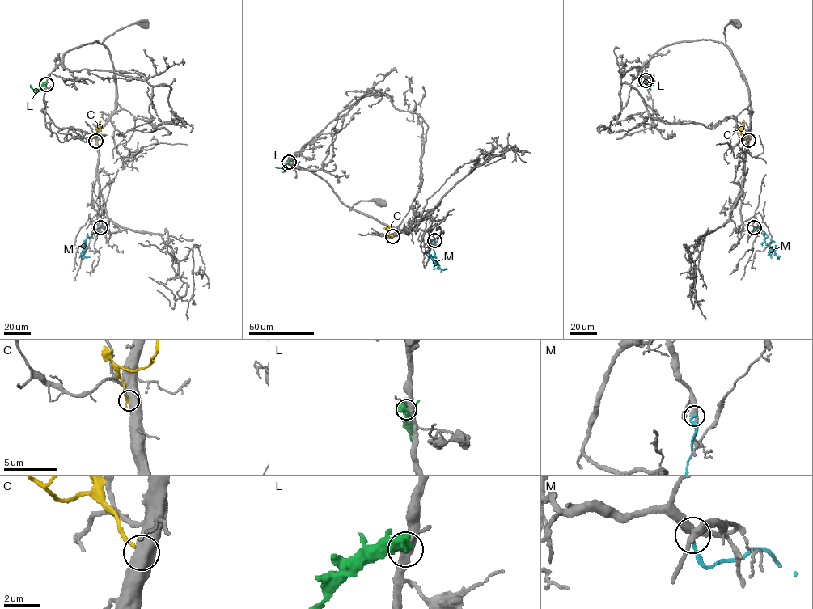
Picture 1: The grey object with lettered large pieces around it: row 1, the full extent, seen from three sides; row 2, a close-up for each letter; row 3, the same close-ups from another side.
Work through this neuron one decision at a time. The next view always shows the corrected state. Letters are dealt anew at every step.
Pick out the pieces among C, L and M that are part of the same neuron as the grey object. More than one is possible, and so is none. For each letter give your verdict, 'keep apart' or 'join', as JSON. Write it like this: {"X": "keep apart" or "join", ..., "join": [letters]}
{"C": "keep apart", "L": "keep apart", "M": "keep apart", "join": []}

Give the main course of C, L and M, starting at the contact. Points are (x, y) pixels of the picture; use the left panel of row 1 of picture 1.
C: (95, 141), (95, 137), (99, 134), (100, 120)
L: (46, 84), (35, 91), (30, 85)
M: (100, 227), (84, 242), (83, 255), (90, 257)

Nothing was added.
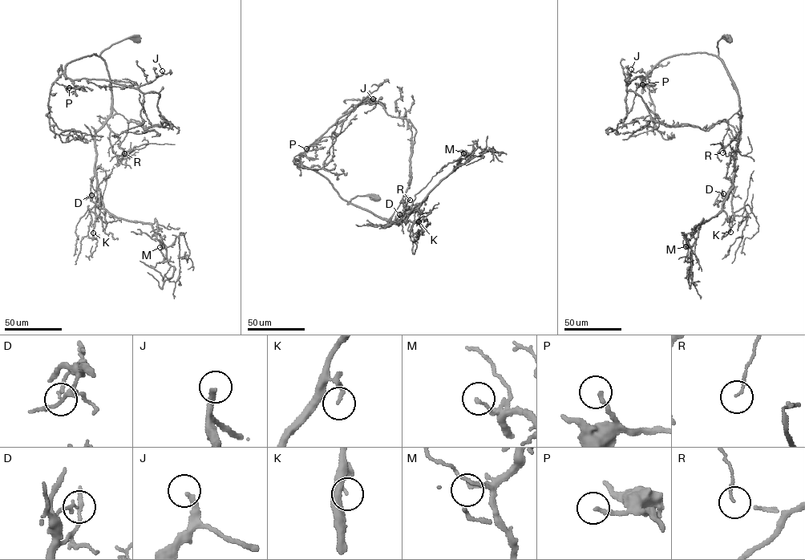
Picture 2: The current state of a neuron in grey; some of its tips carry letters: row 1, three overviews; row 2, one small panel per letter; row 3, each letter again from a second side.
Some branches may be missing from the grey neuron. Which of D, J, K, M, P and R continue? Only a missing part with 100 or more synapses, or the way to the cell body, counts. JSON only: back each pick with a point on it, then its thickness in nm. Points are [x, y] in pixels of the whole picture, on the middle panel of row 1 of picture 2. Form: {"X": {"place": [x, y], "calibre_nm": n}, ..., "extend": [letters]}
{"J": {"place": [373, 99], "calibre_nm": 190}, "extend": ["J"]}

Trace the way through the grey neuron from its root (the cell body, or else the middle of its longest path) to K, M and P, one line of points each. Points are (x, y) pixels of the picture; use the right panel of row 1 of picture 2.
K: (728, 38), (721, 38), (716, 46), (719, 59), (738, 95), (740, 112), (730, 232)
M: (728, 38), (721, 38), (716, 46), (740, 109), (733, 186), (721, 211), (701, 223), (702, 219), (685, 246)
P: (728, 38), (718, 41), (718, 56), (693, 52), (661, 60), (651, 70), (645, 84), (642, 84)

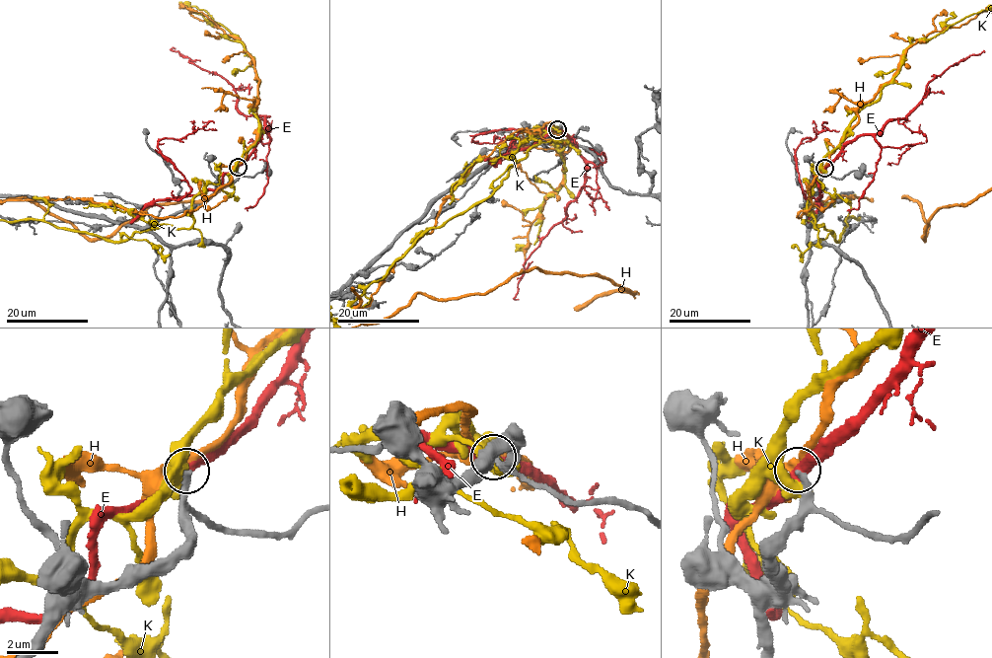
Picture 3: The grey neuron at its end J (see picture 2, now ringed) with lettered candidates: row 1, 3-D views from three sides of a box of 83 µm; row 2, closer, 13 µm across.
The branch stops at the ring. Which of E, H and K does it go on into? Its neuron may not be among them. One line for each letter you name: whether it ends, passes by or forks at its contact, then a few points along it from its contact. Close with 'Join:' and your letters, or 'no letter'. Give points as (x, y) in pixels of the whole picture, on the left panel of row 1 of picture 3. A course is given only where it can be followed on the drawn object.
Join: no letter

